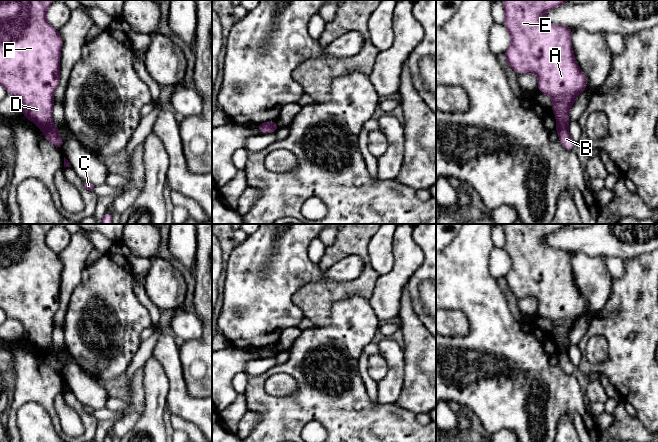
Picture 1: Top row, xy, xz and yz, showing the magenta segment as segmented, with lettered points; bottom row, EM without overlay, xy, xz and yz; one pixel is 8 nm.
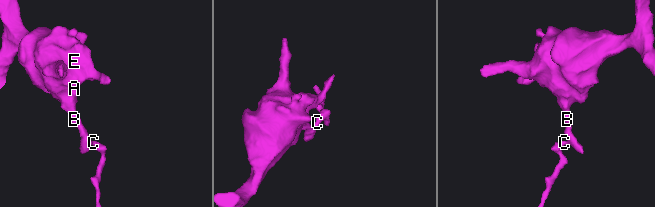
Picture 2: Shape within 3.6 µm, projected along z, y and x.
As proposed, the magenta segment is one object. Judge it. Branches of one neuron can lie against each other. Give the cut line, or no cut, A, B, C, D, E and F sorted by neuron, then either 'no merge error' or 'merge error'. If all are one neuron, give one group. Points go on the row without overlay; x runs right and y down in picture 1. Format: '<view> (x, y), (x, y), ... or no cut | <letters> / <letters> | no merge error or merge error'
no cut | A B C D E F | no merge error

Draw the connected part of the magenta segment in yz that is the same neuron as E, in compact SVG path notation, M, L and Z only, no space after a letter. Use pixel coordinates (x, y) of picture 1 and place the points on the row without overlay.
M502 224L504 249L511 266L504 277L507 288L519 299L534 296L538 301L539 316L553 323L551 335L556 339L556 356L566 374L572 374L575 366L568 356L569 336L578 319L587 312L587 301L580 294L571 268L573 252L555 249L545 243L548 235L569 224Z

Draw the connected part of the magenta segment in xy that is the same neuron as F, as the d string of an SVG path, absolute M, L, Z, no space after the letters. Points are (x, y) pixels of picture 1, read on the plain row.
M0 224L0 308L8 318L20 321L24 328L22 339L34 346L47 364L62 374L63 363L52 346L54 316L60 305L60 276L63 264L58 254L46 244L46 236L55 224Z

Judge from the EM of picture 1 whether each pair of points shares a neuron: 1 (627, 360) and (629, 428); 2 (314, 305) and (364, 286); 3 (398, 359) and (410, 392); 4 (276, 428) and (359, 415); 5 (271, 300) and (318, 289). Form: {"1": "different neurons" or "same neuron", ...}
{"1": "different neurons", "2": "same neuron", "3": "different neurons", "4": "same neuron", "5": "different neurons"}

